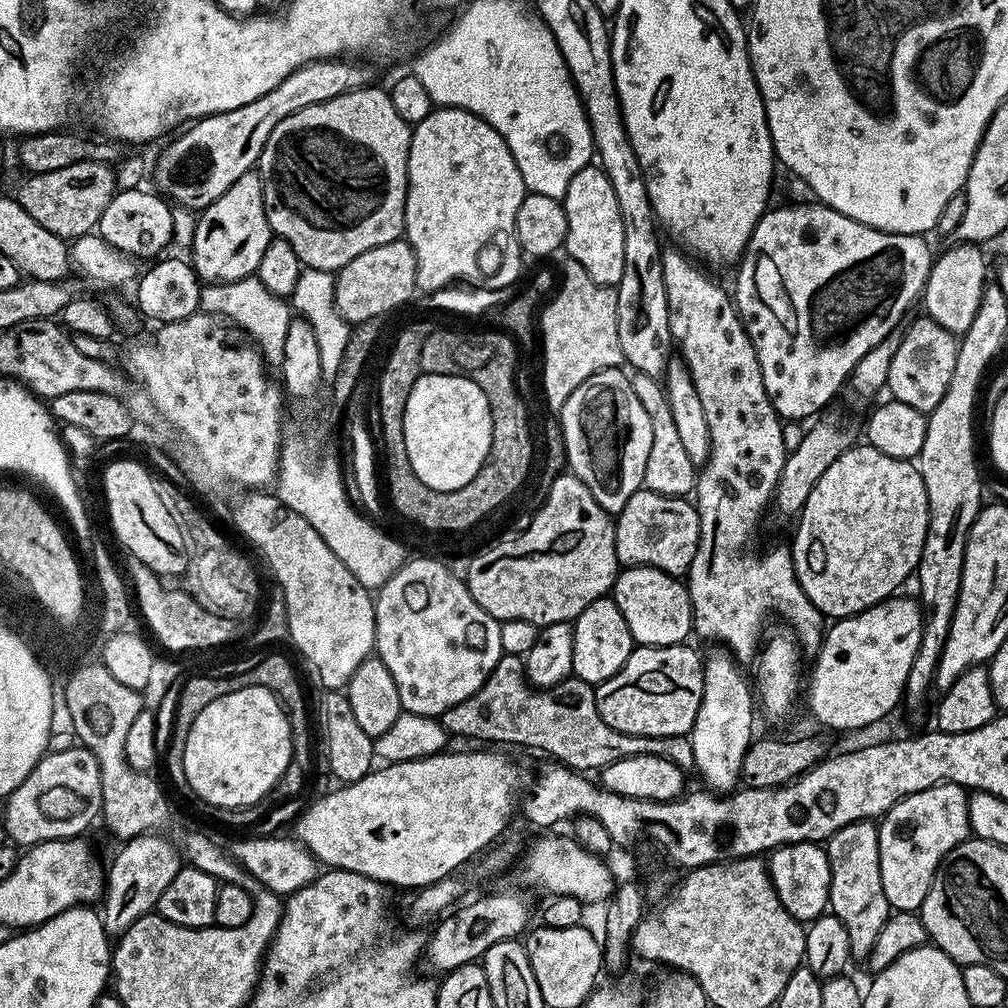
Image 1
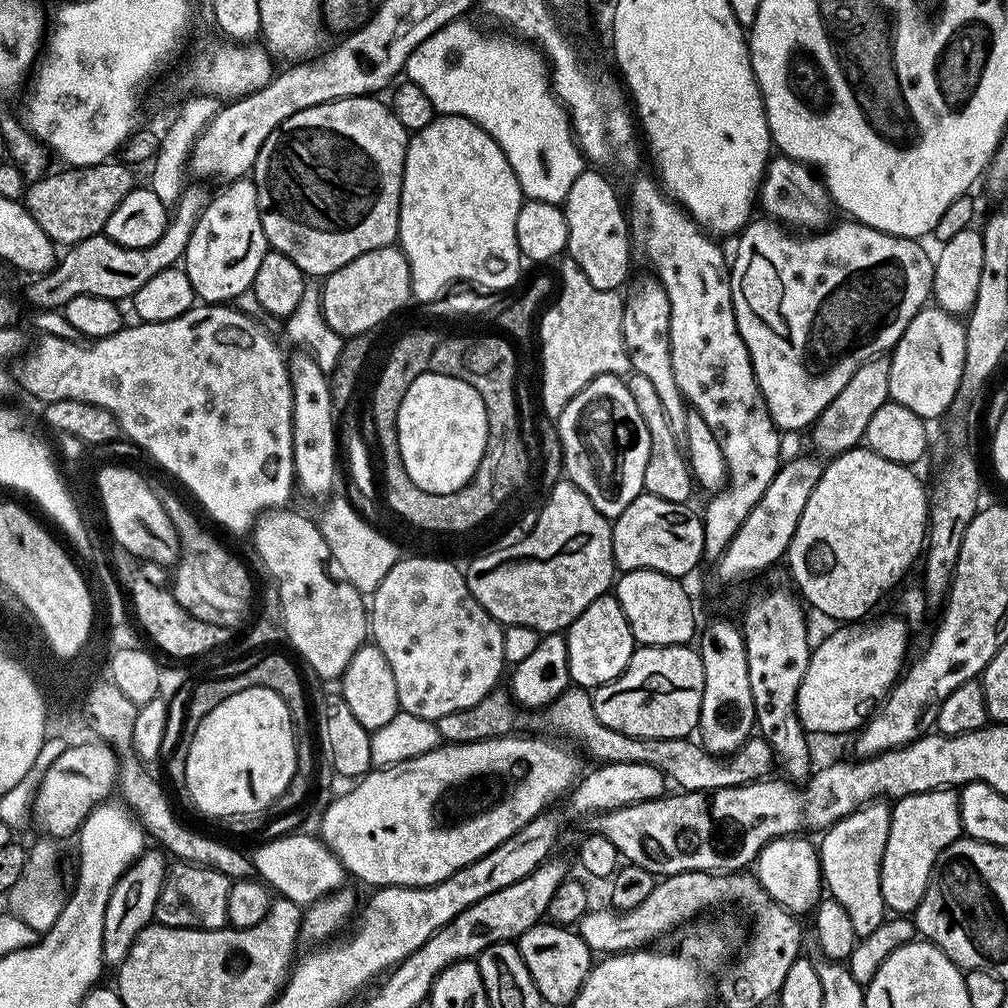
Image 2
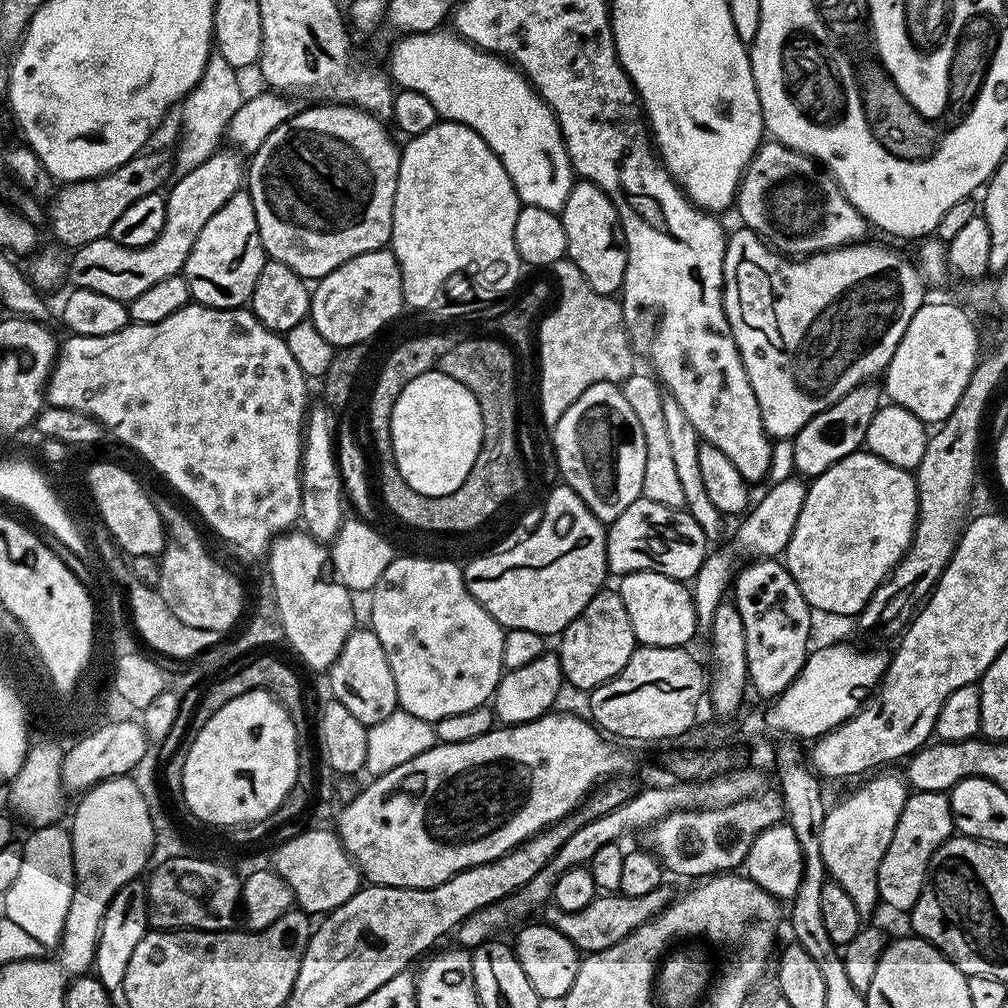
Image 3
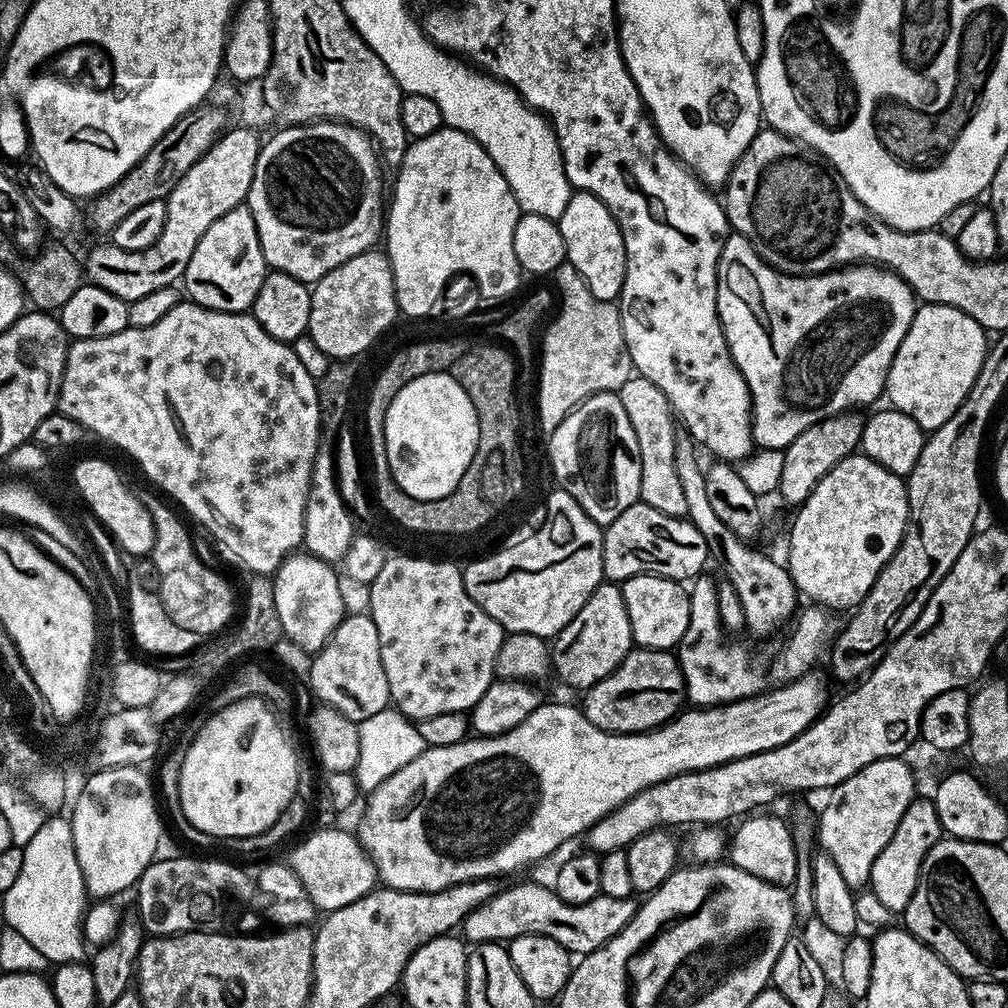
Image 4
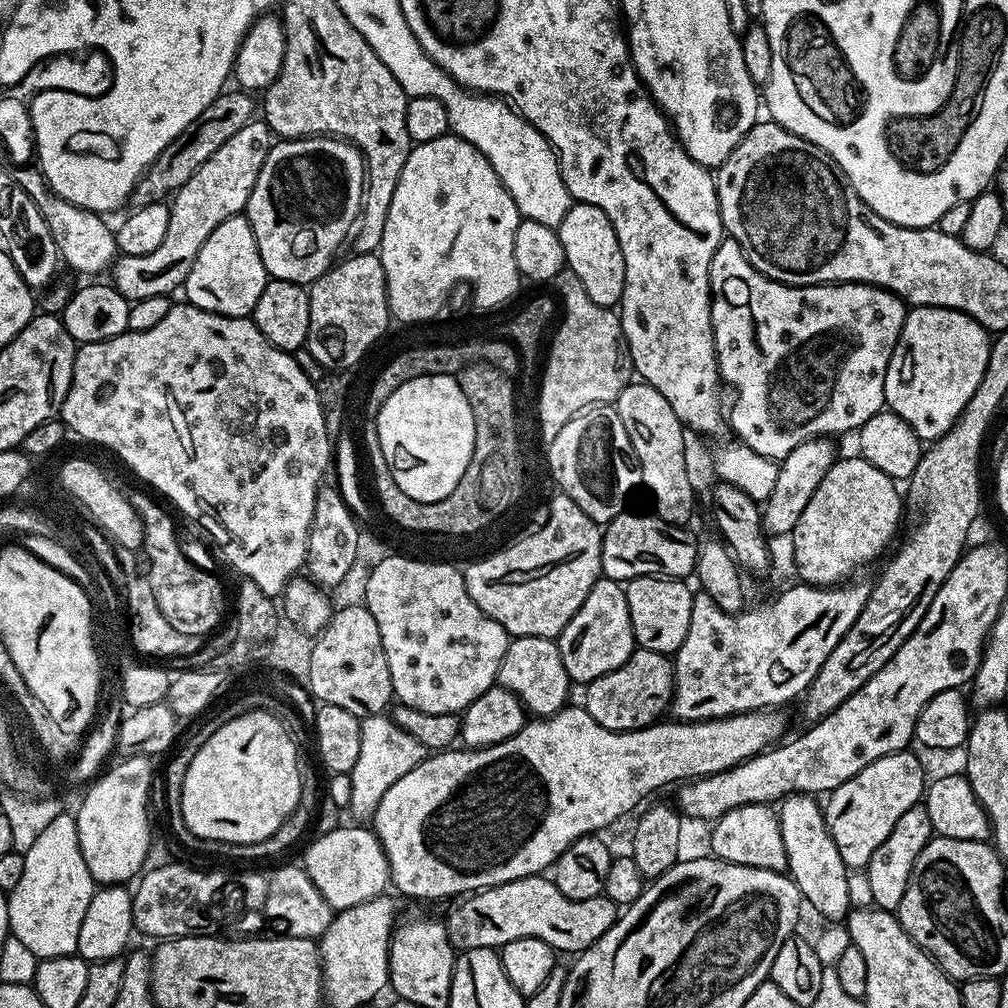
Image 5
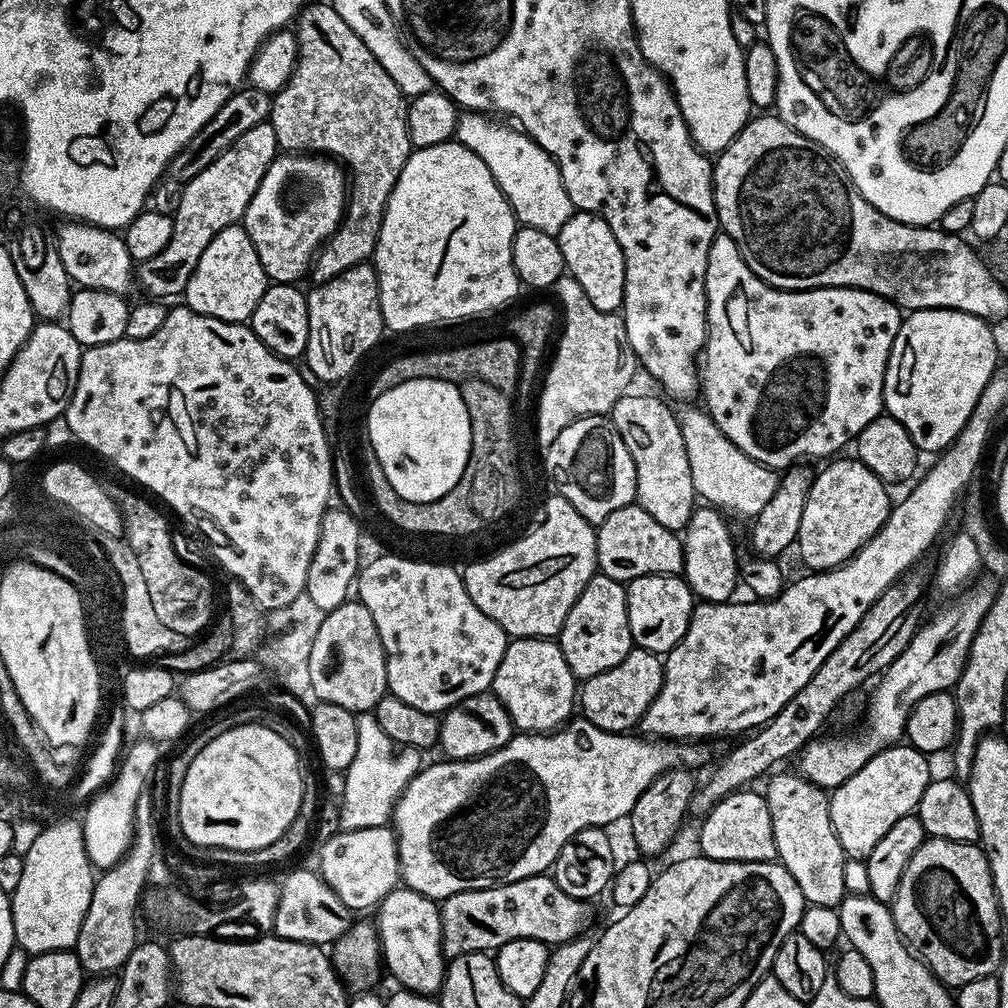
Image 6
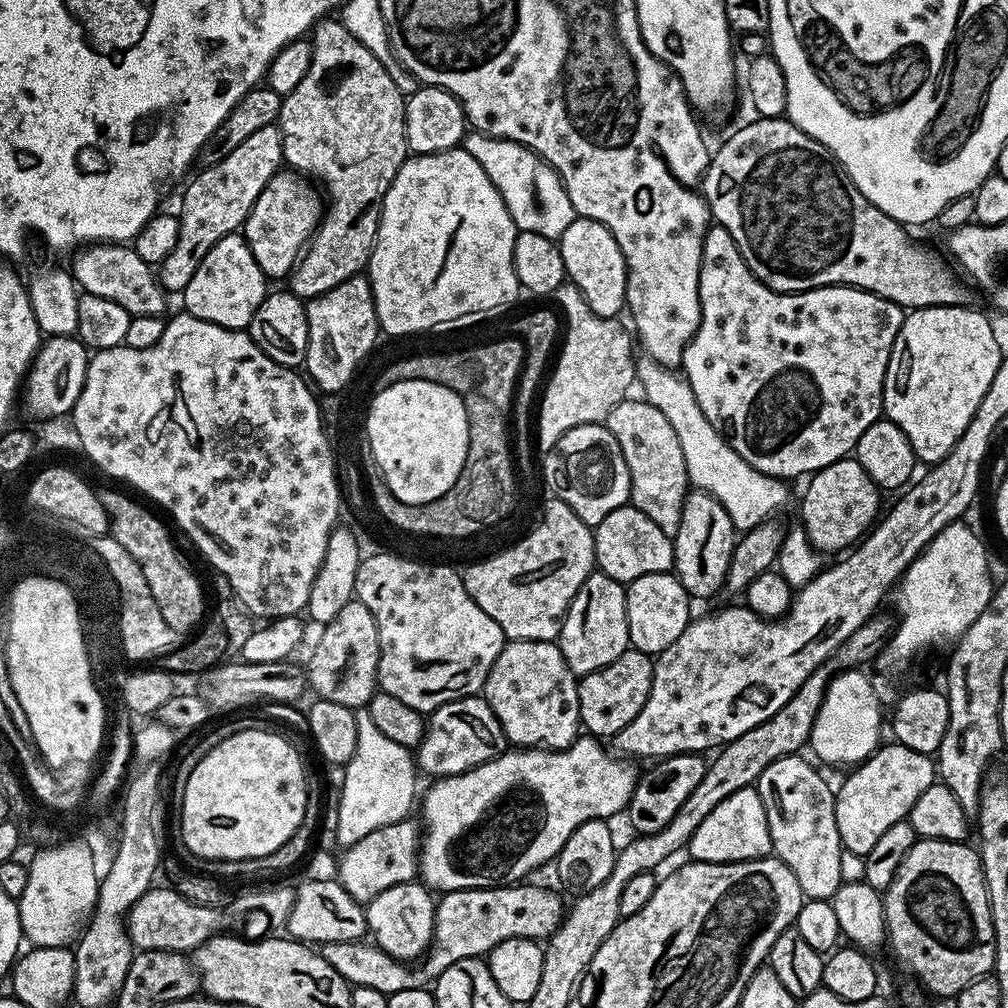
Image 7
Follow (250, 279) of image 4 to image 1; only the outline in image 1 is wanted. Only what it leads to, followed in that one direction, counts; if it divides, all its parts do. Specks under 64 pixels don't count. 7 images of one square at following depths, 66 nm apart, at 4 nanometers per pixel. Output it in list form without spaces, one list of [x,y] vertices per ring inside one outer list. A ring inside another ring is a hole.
[[[253,170],[242,174],[234,186],[226,189],[209,208],[197,215],[190,263],[201,281],[230,284],[255,273],[266,246],[273,238],[272,227],[266,218],[262,178],[259,171]]]

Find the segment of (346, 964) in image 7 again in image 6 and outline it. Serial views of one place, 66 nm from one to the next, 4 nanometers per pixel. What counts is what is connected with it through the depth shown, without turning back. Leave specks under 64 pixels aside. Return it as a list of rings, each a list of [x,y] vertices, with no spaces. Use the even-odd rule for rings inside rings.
[[[548,874],[522,878],[518,882],[499,884],[493,888],[454,894],[440,904],[442,946],[445,957],[471,952],[491,953],[506,942],[522,938],[540,940],[555,946],[577,939],[592,916],[593,905],[587,900],[563,893]]]

